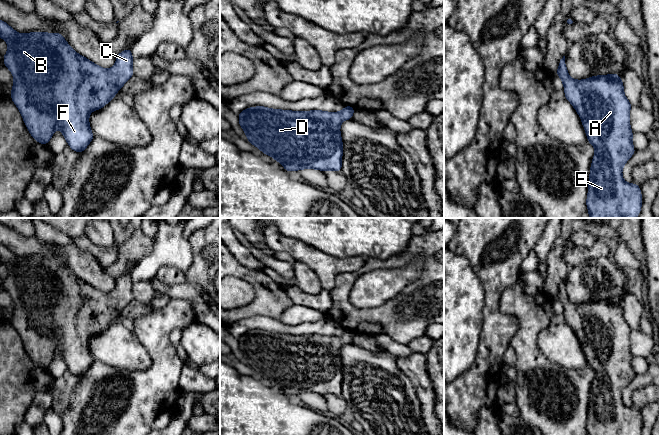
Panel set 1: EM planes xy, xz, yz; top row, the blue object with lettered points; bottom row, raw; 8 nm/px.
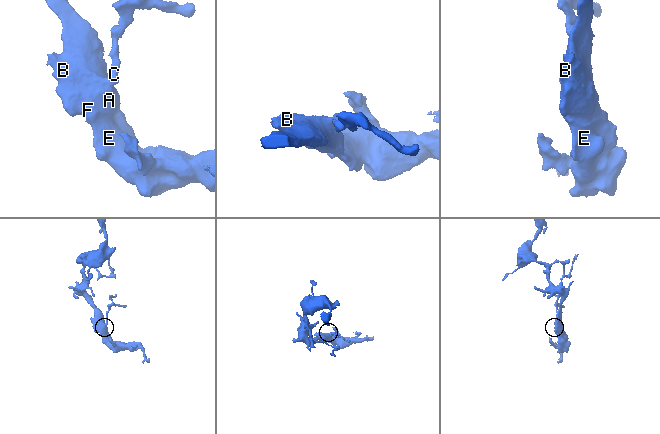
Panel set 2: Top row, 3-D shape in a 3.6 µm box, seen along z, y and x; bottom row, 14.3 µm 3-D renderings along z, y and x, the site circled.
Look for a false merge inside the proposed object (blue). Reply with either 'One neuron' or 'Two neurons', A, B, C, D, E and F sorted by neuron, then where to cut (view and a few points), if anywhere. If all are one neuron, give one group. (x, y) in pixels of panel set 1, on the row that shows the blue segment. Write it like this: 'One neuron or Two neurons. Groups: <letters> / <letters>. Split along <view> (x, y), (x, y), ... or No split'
One neuron. Groups: A B C D E F. No split

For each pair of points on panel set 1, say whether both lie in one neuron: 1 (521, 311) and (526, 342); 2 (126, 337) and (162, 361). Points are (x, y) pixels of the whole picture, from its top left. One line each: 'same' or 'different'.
1: same
2: different

